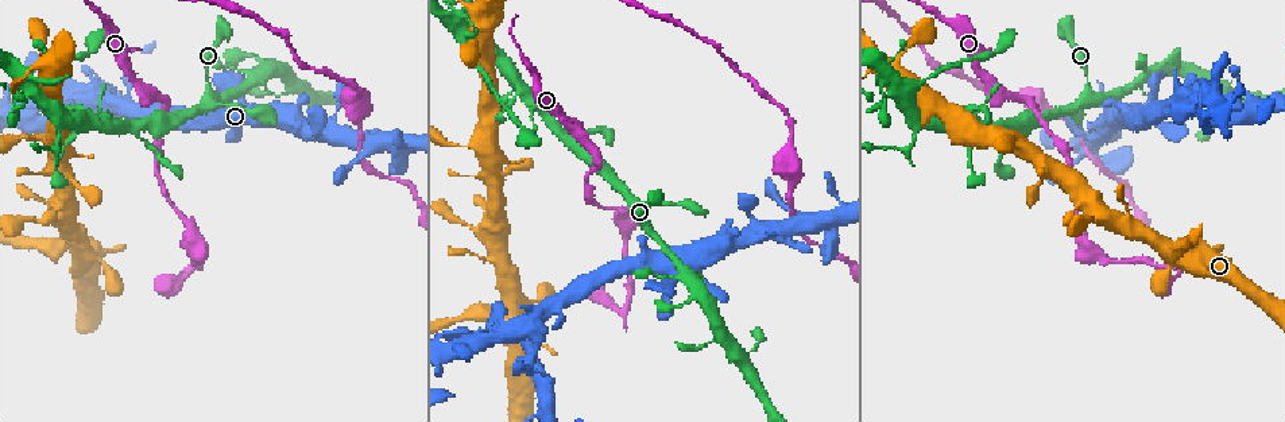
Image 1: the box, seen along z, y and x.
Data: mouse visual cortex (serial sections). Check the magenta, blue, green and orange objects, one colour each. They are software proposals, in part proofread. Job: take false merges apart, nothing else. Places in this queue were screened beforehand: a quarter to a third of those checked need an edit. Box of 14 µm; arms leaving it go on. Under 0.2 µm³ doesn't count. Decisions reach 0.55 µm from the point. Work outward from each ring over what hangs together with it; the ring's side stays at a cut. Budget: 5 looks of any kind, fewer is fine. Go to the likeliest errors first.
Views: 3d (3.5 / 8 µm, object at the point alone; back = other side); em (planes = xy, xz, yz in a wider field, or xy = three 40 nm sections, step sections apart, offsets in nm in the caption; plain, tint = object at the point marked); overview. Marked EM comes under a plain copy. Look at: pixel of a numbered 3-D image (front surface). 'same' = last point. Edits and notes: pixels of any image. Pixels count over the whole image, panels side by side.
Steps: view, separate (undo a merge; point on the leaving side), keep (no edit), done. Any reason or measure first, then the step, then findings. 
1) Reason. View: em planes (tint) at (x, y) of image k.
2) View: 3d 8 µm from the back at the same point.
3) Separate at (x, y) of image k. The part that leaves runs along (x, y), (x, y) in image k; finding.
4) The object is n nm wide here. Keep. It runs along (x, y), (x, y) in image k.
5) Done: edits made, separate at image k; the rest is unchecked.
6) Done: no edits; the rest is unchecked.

View: 3d 3.5 µm at (1192, 248) of image 1.

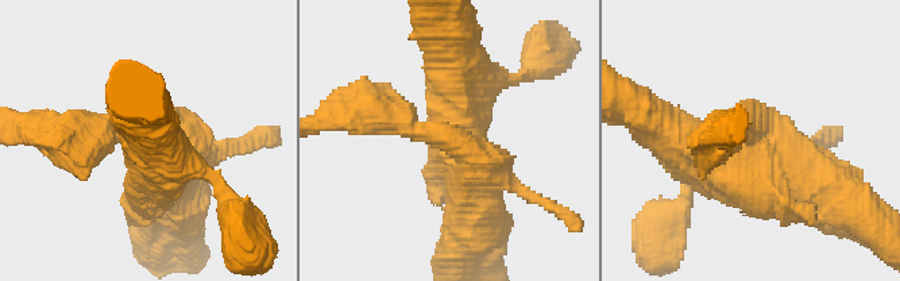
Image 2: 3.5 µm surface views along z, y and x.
View: em xy step 1 (tint) at (749, 141) of image 2.

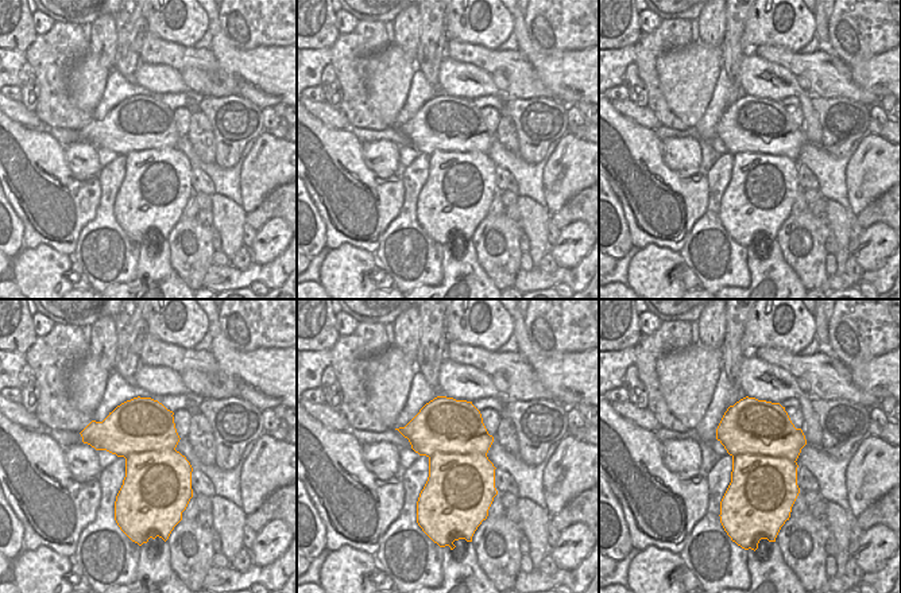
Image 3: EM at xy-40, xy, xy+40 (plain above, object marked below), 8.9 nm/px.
Separate at (398, 116) of image 2. The part that leaves runs along (447, 137), (389, 115), (335, 115) in image 2; two cells meet here.

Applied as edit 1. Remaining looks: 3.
Abrupt turn. View: 3d 3.5 µm at (1177, 272) of image 1.

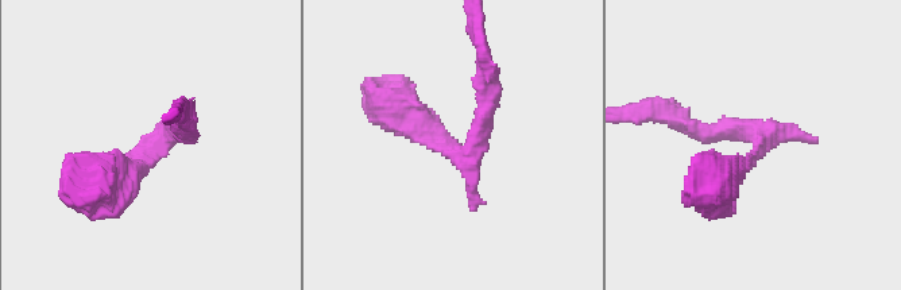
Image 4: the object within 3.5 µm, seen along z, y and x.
Now the EM. View: em xy step 2 (tint) at (757, 135) of image 4.

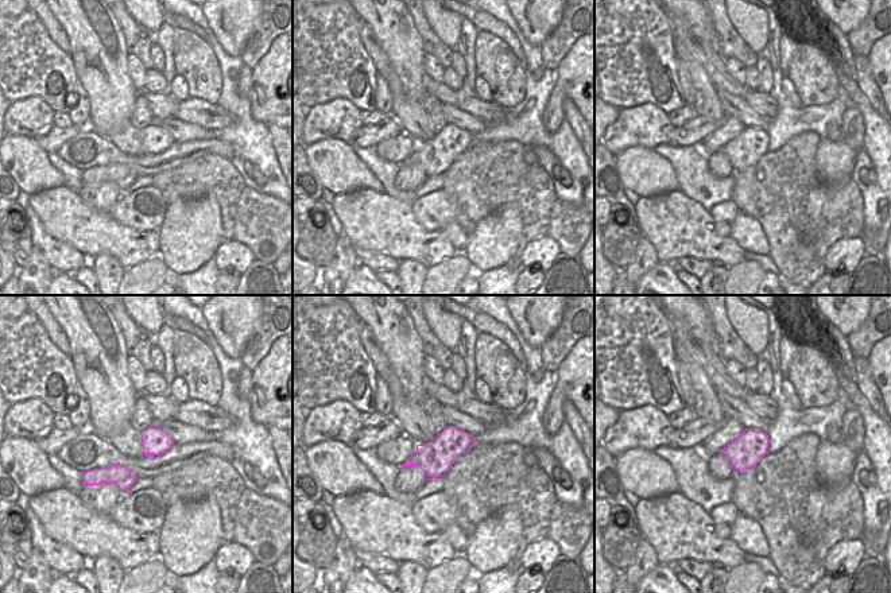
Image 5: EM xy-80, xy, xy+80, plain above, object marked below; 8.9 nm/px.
The object is 320 nm wide here. Keep. It runs along (185, 120), (185, 134), (103, 174) in image 4; one cell here.

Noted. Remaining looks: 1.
Done: edits made, separate at image 2; the rest is unchecked.

